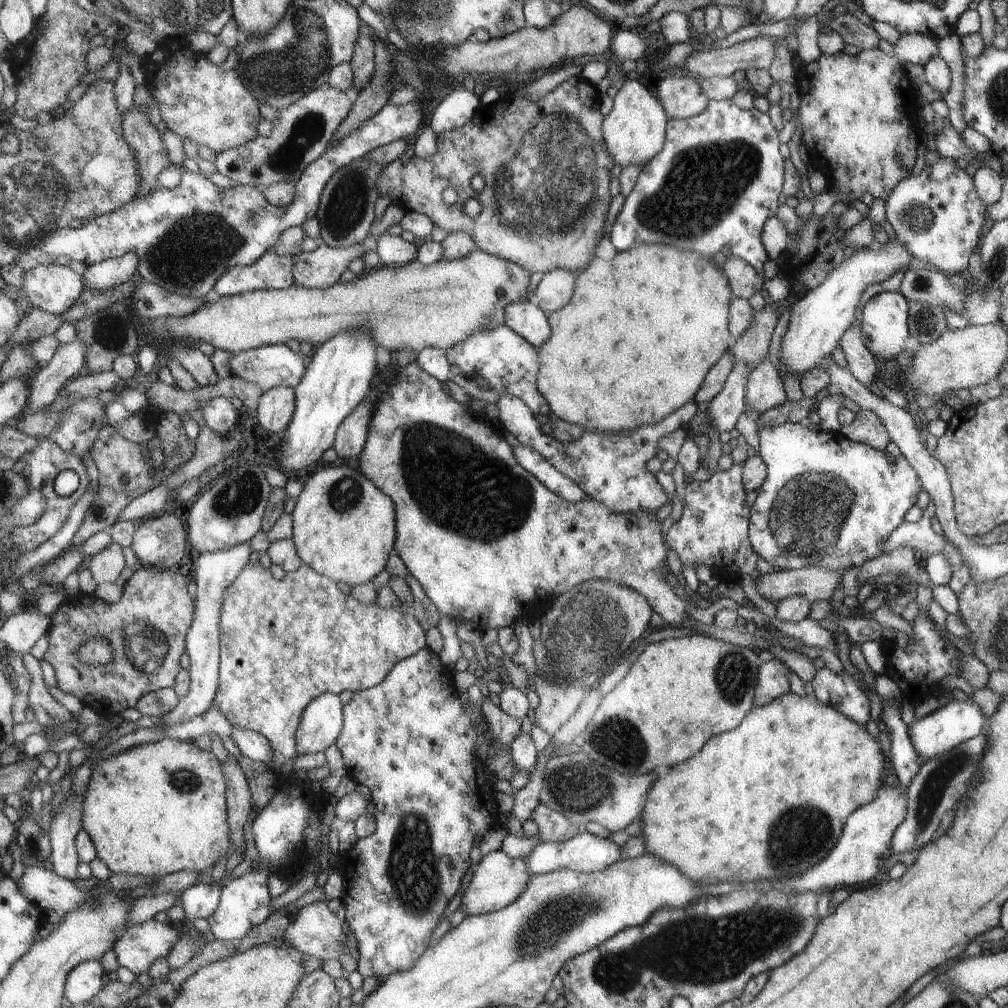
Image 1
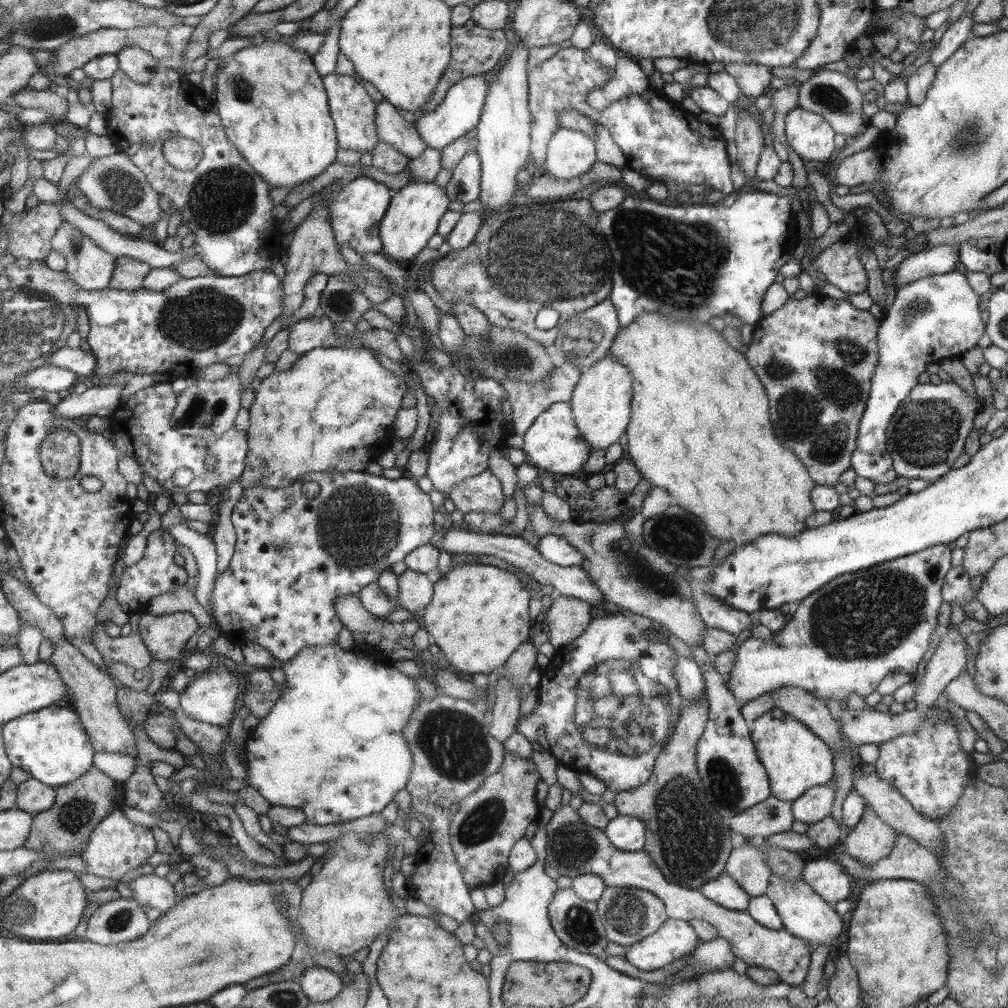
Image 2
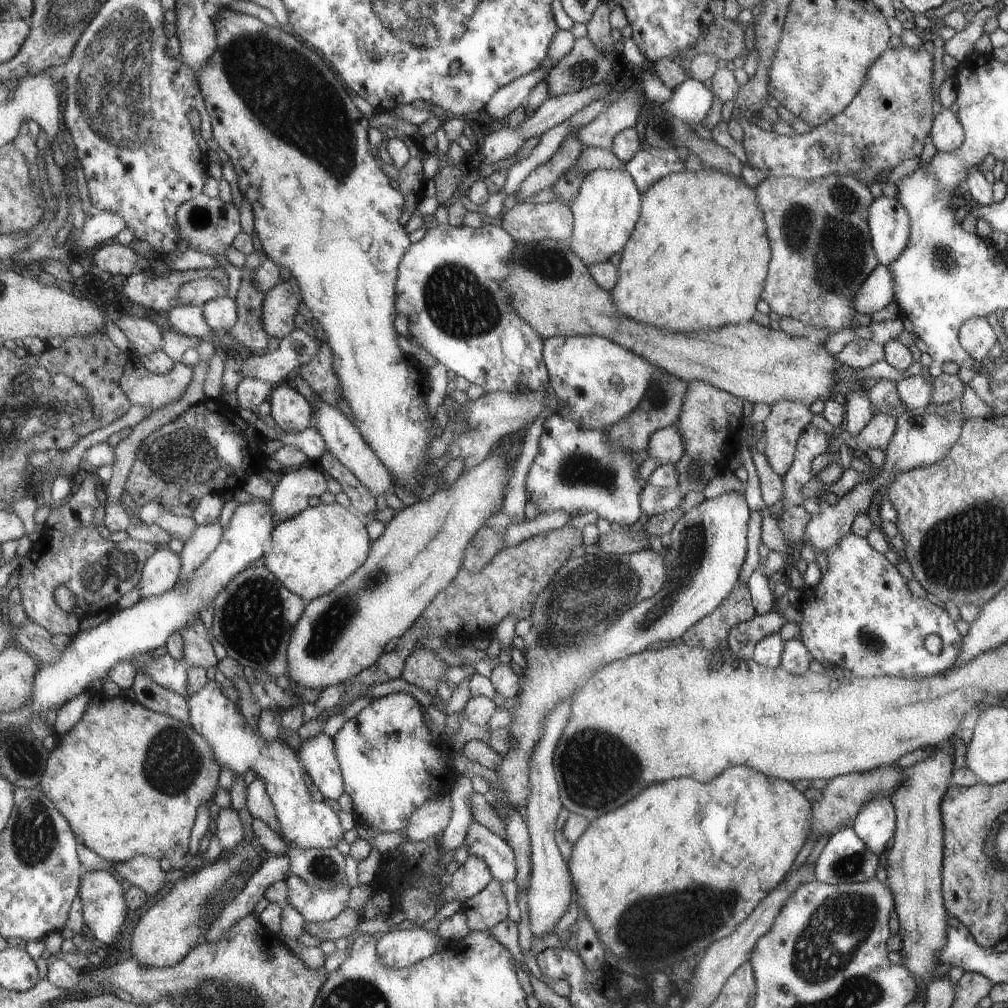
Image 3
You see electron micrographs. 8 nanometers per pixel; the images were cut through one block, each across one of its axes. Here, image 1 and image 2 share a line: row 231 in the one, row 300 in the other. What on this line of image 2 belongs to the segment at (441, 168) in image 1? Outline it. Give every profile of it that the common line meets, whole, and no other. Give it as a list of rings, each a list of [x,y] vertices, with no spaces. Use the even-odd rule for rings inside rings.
[[[570,199],[566,200],[566,202],[546,202],[546,204],[540,202],[540,204],[536,204],[536,206],[534,206],[534,204],[536,204],[536,202],[533,202],[530,206],[517,205],[510,210],[502,211],[502,213],[486,215],[484,224],[482,224],[480,230],[476,233],[476,237],[474,237],[471,246],[459,251],[450,250],[449,253],[446,253],[430,268],[430,276],[434,288],[446,302],[454,305],[458,303],[459,300],[465,300],[466,303],[469,303],[474,309],[482,312],[487,317],[489,325],[519,331],[521,334],[526,334],[528,339],[533,339],[535,342],[541,343],[542,347],[548,349],[549,346],[556,345],[555,340],[559,335],[559,331],[566,325],[570,317],[585,312],[588,308],[600,304],[600,302],[603,302],[606,298],[611,298],[614,288],[614,276],[612,276],[612,274],[614,274],[614,255],[613,250],[610,249],[606,235],[602,233],[601,227],[598,226],[599,212],[593,209],[588,199]],[[544,307],[554,308],[558,310],[560,314],[558,326],[553,330],[538,330],[534,325],[536,314],[538,314],[540,308]]]

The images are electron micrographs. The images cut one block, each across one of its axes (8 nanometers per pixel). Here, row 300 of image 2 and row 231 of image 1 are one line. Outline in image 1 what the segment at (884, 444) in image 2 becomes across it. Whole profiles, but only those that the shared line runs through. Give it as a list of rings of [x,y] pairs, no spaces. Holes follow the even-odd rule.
[[[941,157],[940,160],[925,165],[920,174],[911,173],[897,184],[885,202],[887,221],[892,225],[898,241],[906,244],[914,257],[936,266],[937,270],[949,276],[967,271],[970,260],[980,245],[981,228],[988,218],[988,208],[981,200],[973,178],[965,170],[960,170],[954,159]]]

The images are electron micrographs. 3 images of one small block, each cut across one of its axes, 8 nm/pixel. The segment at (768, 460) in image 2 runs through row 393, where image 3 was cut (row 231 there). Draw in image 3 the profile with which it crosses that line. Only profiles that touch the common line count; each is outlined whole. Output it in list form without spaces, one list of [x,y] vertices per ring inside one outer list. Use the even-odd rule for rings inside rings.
[[[704,167],[698,171],[684,171],[664,176],[646,191],[642,196],[642,216],[638,220],[638,226],[634,228],[630,240],[622,250],[622,262],[617,265],[618,284],[612,288],[614,302],[618,304],[618,310],[644,324],[652,324],[656,328],[664,328],[670,332],[700,332],[700,330],[718,330],[726,324],[740,324],[752,321],[752,316],[756,314],[756,304],[760,300],[762,288],[765,288],[764,280],[769,270],[771,260],[770,242],[766,234],[766,224],[764,212],[758,205],[756,188],[752,188],[744,182],[742,176],[732,176],[722,170]]]

